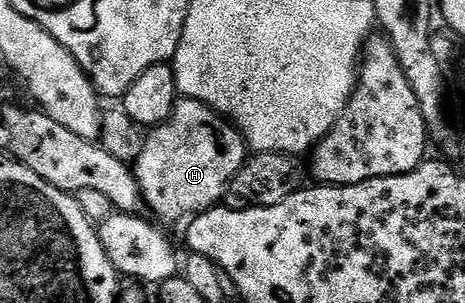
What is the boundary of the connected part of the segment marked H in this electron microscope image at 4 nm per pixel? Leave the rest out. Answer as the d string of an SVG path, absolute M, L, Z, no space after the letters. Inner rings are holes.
M179 99L174 103L172 115L164 123L153 126L145 134L138 160L133 162L134 177L142 189L145 208L155 213L159 222L182 221L199 213L213 209L231 188L238 172L248 160L248 146L245 137L220 113L215 113L204 103L189 99Z

